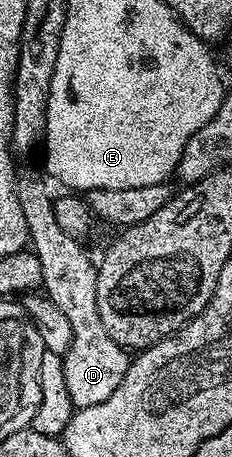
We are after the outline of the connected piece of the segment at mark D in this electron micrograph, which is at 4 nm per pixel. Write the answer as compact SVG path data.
M22 170L17 176L17 200L23 208L23 217L27 220L27 233L33 254L39 257L39 265L43 265L44 294L48 295L59 309L67 315L67 321L71 323L71 345L63 356L63 377L67 377L67 393L71 393L71 401L74 408L99 405L119 389L123 377L127 373L131 362L131 355L126 348L121 347L103 329L103 321L99 317L97 308L97 263L84 251L82 240L75 237L67 237L63 228L55 222L55 209L53 208L54 196L49 195L50 184L40 174L35 175L31 171Z

